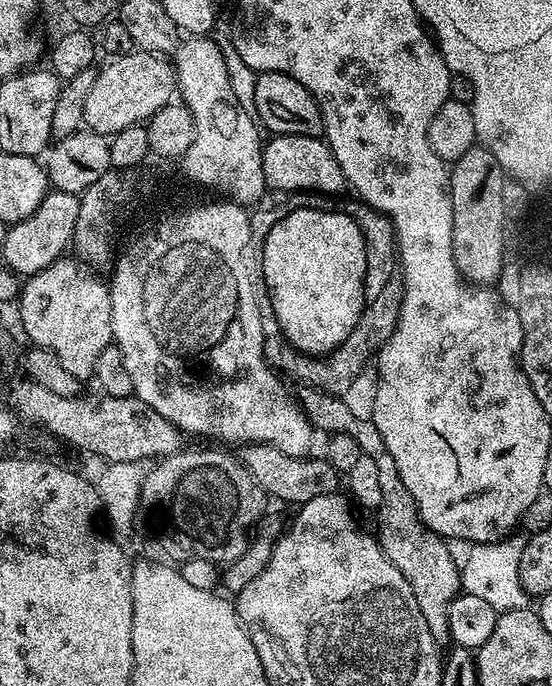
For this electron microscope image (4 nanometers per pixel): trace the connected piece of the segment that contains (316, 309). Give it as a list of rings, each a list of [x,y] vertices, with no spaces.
[[[299,208],[273,226],[269,236],[262,241],[262,247],[264,252],[262,248],[258,256],[258,272],[263,287],[268,289],[276,321],[285,338],[308,356],[327,356],[348,337],[354,326],[358,326],[358,318],[364,313],[366,242],[358,222],[341,212]]]

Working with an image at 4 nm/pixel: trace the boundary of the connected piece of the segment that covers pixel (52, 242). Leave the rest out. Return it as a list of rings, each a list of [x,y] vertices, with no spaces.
[[[49,190],[46,198],[42,198],[42,206],[38,206],[38,210],[30,214],[30,218],[8,228],[6,246],[2,250],[3,267],[20,278],[38,274],[38,270],[46,270],[46,266],[69,251],[79,209],[80,196],[77,193]]]

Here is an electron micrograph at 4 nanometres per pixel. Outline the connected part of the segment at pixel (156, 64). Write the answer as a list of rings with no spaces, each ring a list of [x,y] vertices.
[[[134,50],[125,56],[117,56],[107,61],[108,65],[102,67],[96,73],[94,86],[90,86],[90,94],[86,94],[86,114],[84,123],[87,131],[97,132],[100,136],[117,136],[122,130],[126,130],[135,124],[144,124],[162,106],[173,103],[177,95],[176,69],[171,59],[154,52]]]

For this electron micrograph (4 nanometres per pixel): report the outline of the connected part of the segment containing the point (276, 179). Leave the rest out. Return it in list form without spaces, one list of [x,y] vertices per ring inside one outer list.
[[[277,136],[262,148],[264,182],[269,189],[277,188],[280,194],[318,192],[329,198],[345,191],[346,181],[338,158],[320,136]]]

